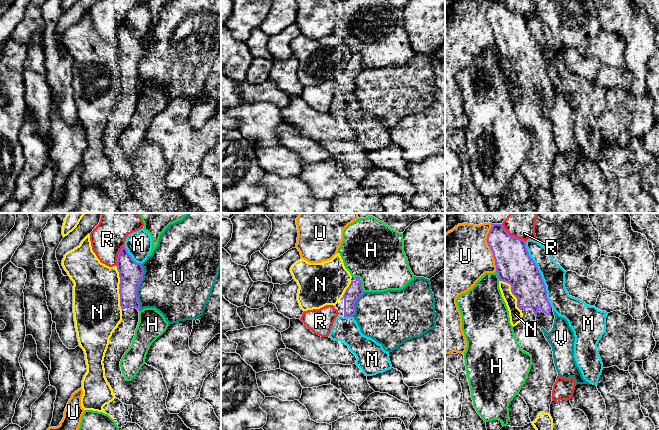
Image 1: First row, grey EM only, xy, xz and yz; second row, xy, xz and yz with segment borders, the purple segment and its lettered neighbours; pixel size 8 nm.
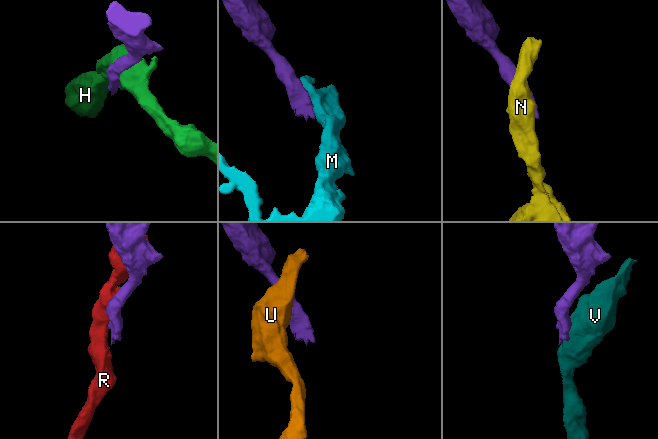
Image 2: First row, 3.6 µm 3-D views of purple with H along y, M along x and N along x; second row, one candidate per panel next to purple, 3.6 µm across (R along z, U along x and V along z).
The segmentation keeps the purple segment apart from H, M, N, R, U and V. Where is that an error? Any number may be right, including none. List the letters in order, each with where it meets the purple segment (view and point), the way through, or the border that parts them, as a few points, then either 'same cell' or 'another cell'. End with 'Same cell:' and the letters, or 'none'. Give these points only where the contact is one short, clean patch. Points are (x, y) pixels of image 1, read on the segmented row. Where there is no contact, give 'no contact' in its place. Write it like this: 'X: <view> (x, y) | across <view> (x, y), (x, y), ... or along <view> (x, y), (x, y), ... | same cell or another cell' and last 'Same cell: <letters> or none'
H: xz (361, 286) | another cell
M: yz (540, 275) | another cell
N: yz (512, 293) | another cell
R: yz (512, 236) | another cell
U: yz (489, 246) | another cell
V: xy (138, 286) | along xy (142, 264), (143, 278), (137, 289), (139, 310) | another cell
Same cell: none

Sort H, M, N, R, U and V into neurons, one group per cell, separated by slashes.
H / M / N / R / U / V

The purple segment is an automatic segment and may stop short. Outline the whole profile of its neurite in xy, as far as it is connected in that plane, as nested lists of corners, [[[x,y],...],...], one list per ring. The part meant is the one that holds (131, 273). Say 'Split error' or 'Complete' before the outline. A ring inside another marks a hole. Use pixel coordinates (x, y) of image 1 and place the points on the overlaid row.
Split error. [[[125,246],[122,247],[118,254],[117,270],[120,277],[119,294],[122,321],[109,339],[109,345],[103,361],[105,377],[115,397],[122,403],[133,406],[131,422],[138,424],[143,430],[191,430],[184,424],[178,414],[170,414],[168,412],[166,399],[169,392],[161,371],[145,363],[131,381],[127,381],[122,374],[120,361],[131,346],[139,322],[140,303],[137,297],[137,289],[143,279],[144,270],[141,263],[136,263],[132,259]]]

